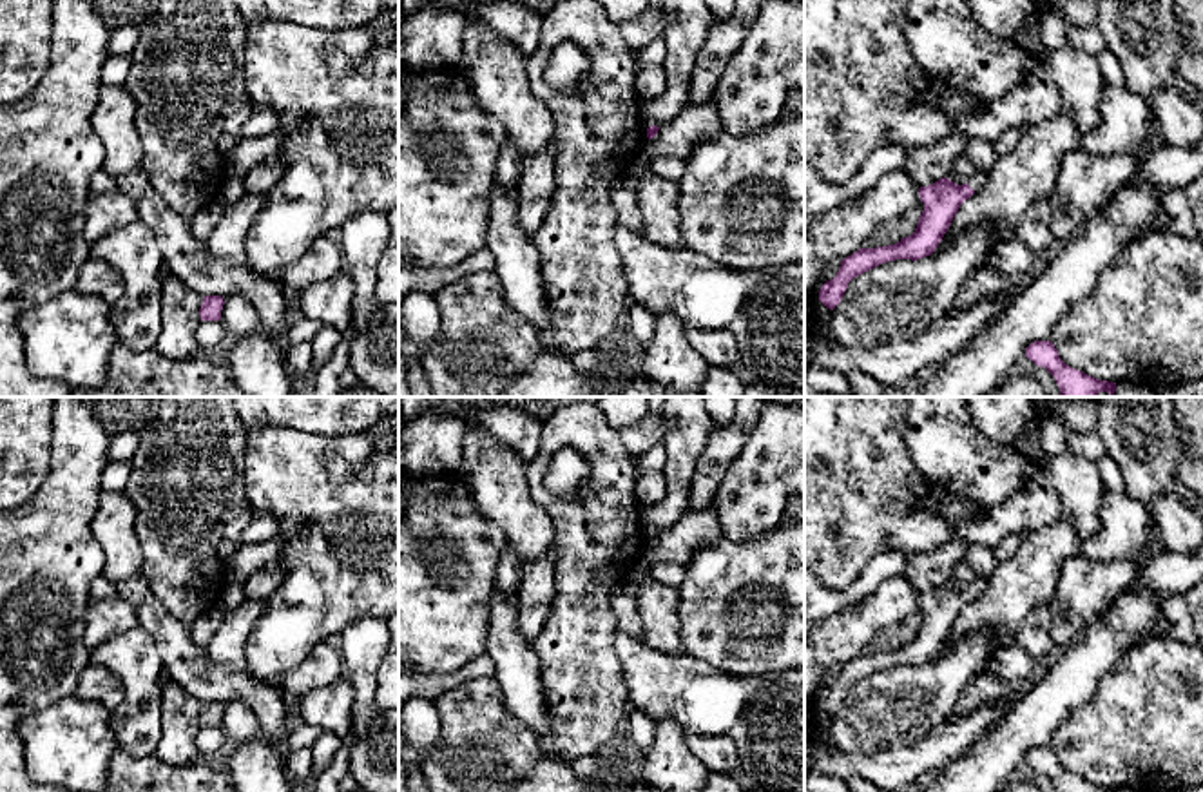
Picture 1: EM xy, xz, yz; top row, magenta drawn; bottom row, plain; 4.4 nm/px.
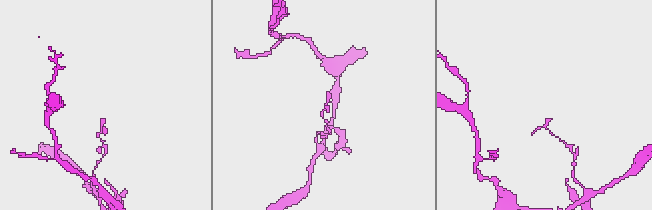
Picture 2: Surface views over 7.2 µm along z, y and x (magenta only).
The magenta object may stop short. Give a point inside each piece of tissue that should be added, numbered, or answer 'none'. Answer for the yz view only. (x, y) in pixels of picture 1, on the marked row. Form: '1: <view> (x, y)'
1: yz (977, 182)

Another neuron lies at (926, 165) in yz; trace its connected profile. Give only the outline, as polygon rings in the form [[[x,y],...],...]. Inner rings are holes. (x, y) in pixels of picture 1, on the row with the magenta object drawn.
[[[951,132],[929,147],[919,147],[902,170],[908,172],[919,188],[933,185],[940,178],[948,178],[953,161],[964,154],[967,140],[969,136],[962,132]]]

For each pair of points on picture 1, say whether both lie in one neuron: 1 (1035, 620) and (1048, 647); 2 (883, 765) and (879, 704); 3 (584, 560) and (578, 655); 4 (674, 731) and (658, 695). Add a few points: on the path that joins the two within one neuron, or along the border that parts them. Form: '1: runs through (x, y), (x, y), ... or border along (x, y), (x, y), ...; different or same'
1: runs through (1035, 627), (1035, 635), (1040, 640); same
2: border along (923, 736), (908, 745), (872, 754), (841, 753); different
3: runs through (584, 584), (580, 631); same
4: border along (656, 722), (676, 720), (685, 729); different

